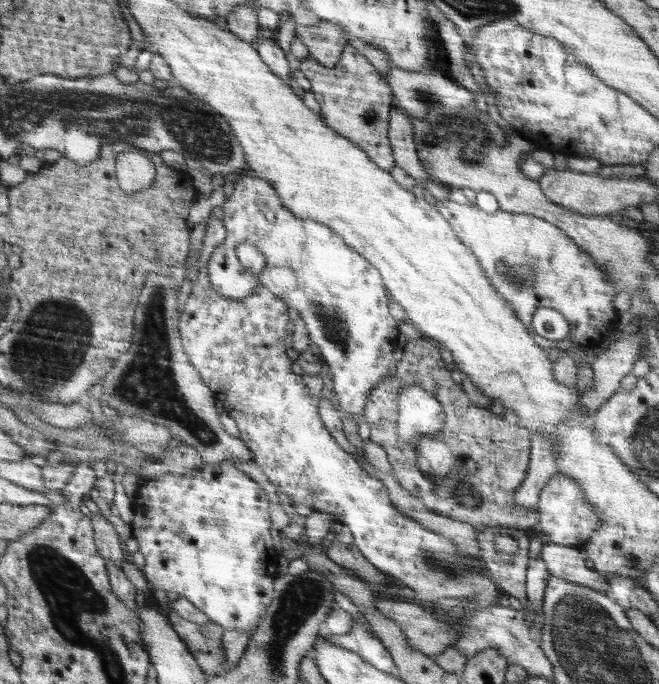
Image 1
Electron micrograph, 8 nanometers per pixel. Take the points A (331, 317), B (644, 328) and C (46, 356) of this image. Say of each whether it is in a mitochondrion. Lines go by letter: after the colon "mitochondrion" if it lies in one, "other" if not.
A: mitochondrion
B: other
C: mitochondrion

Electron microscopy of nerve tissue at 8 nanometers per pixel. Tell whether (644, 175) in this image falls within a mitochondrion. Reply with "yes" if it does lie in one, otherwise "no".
no

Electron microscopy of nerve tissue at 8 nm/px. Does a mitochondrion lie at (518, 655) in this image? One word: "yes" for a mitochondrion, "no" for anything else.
no

